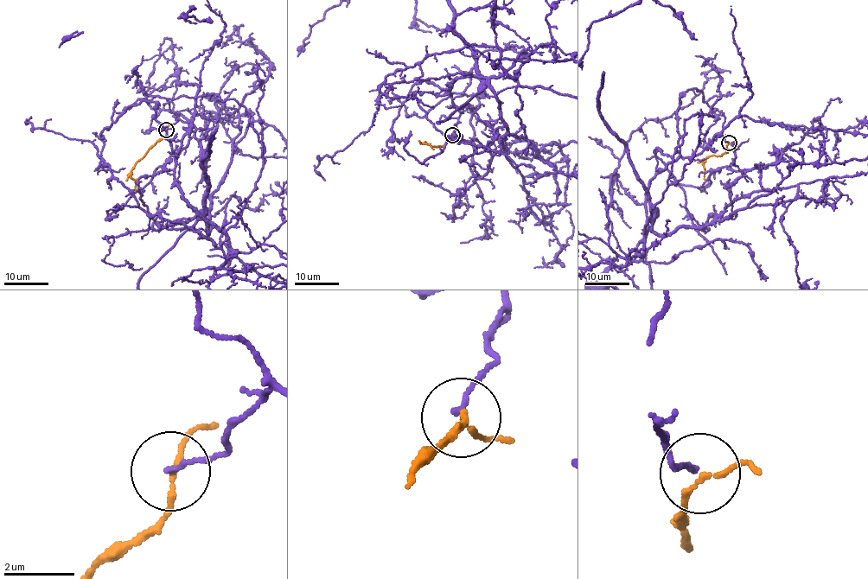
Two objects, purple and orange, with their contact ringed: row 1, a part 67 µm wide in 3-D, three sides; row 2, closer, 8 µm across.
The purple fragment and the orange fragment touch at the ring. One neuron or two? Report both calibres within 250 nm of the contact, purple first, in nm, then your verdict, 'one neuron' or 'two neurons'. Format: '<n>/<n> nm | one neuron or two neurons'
140/120 nm | one neuron

